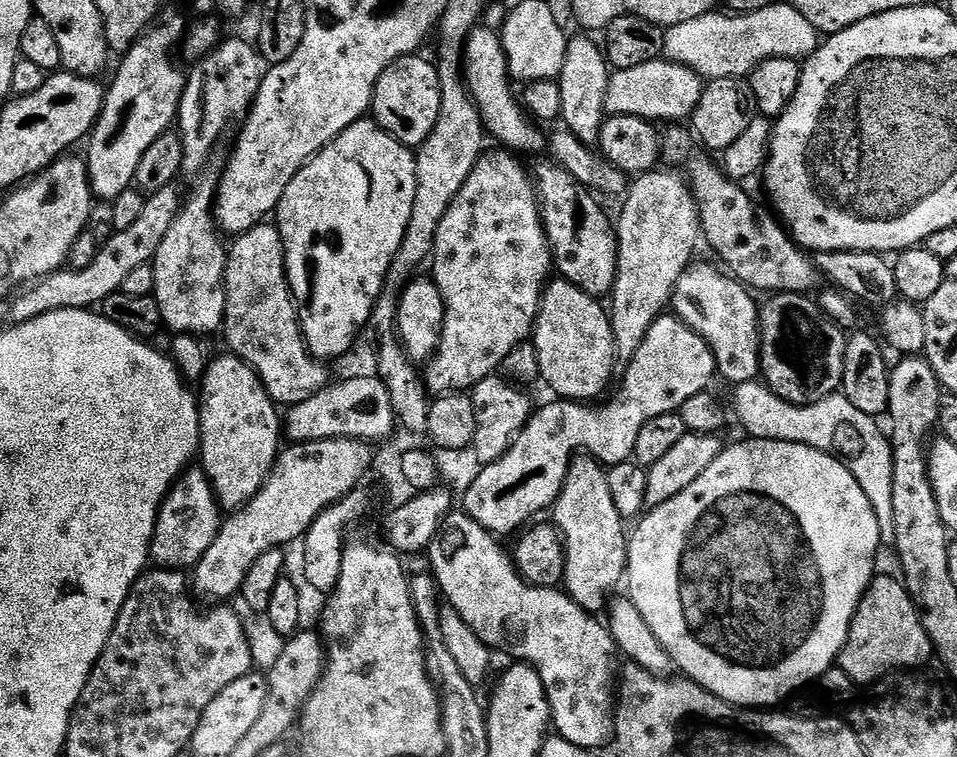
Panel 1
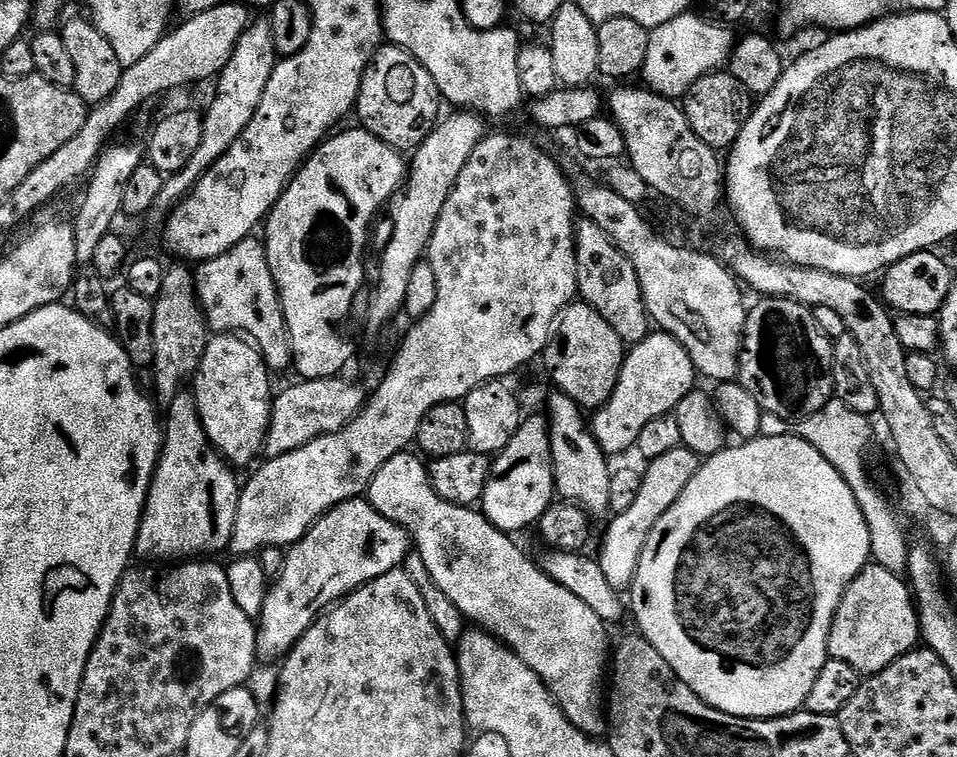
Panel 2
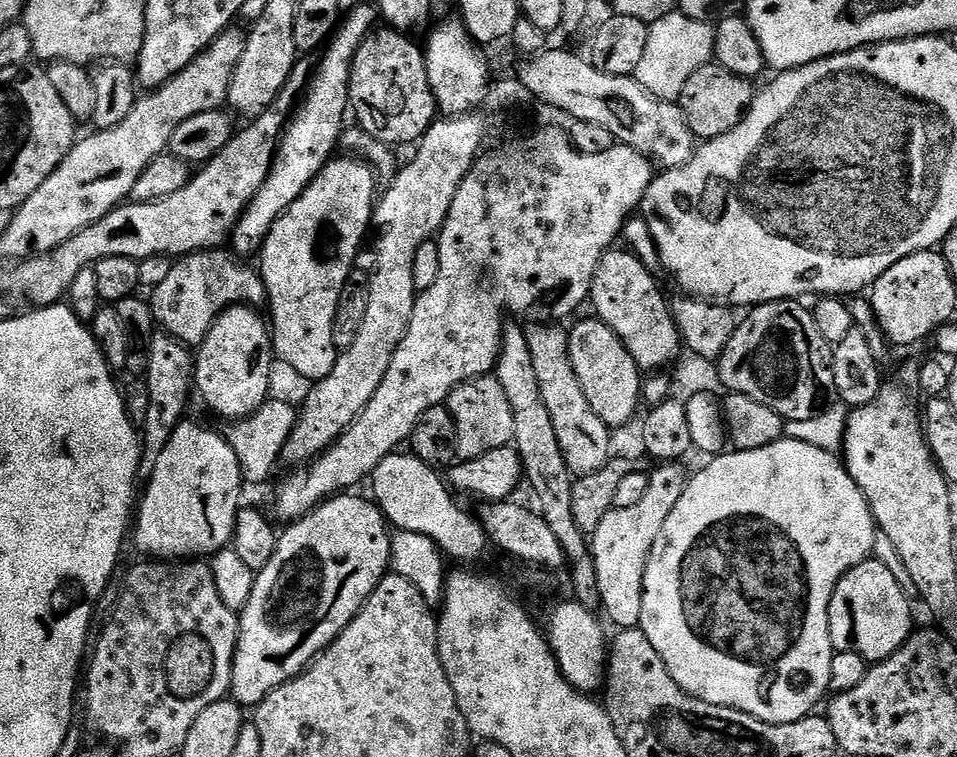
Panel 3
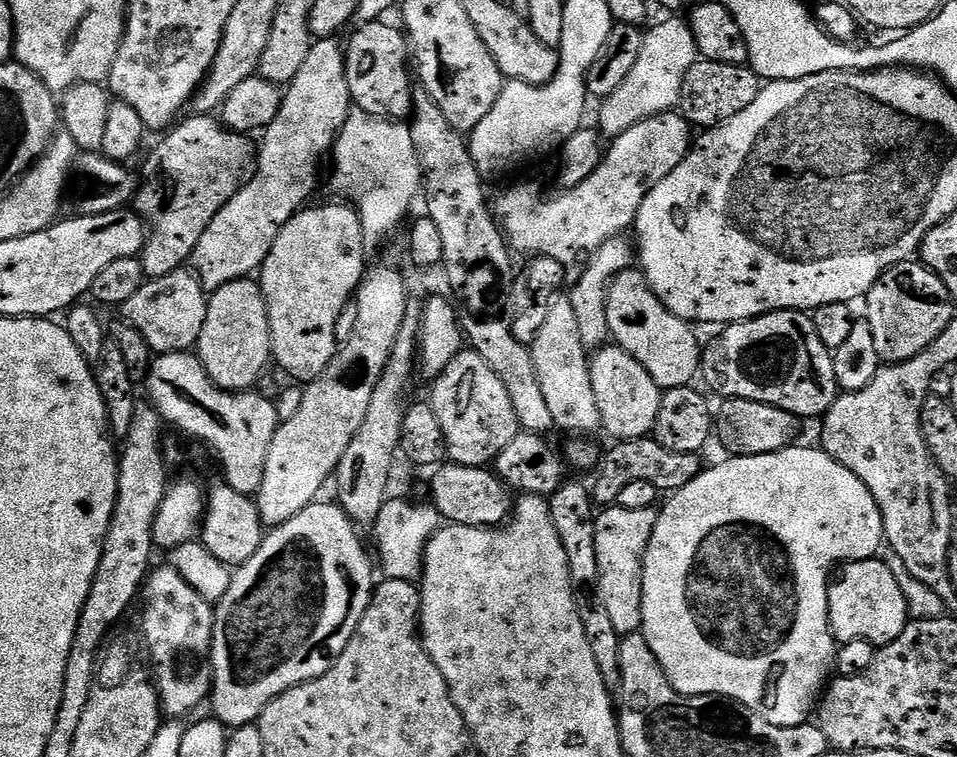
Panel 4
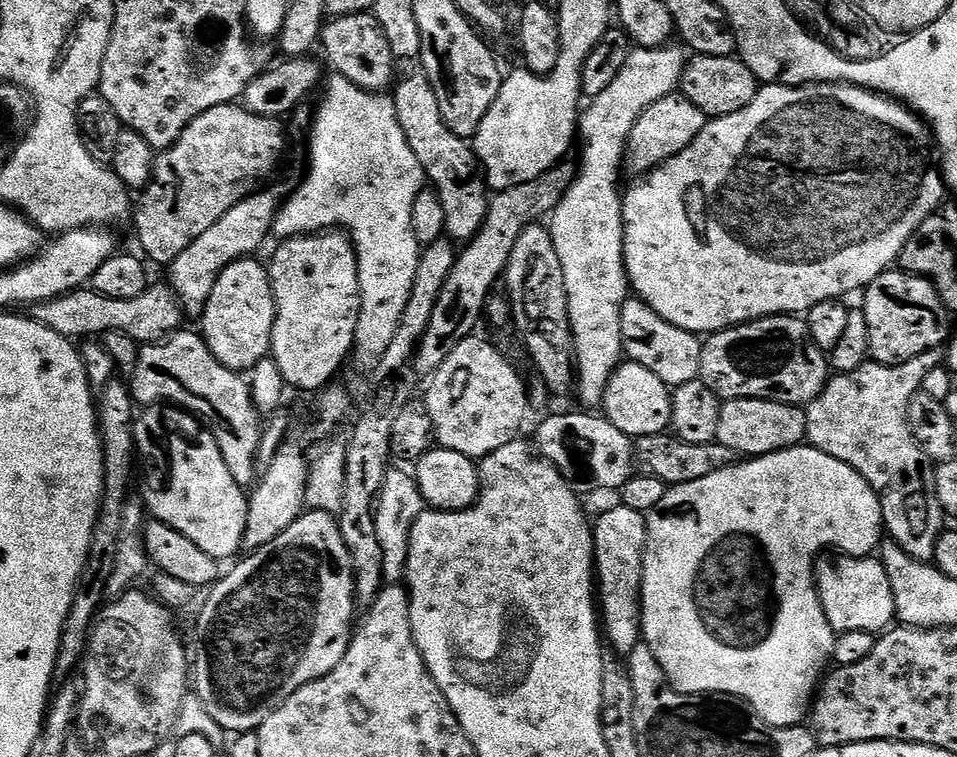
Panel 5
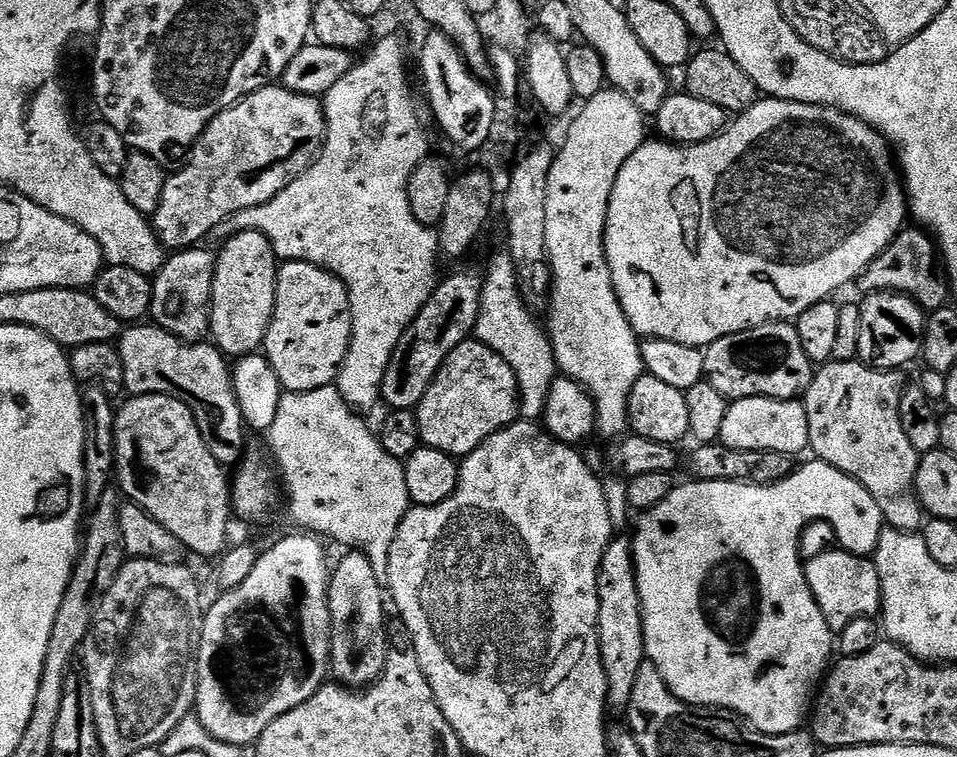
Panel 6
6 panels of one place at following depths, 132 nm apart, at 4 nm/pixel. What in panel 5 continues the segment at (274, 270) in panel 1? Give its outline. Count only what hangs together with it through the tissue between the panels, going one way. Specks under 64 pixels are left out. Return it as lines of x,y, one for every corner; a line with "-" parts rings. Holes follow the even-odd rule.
164,282
153,283
138,298
130,300
110,300
91,290
77,290
39,305
35,312
35,319
44,327
52,328
59,336
67,337
73,342
80,342
85,338
103,338
108,332
121,332
140,346
159,344
168,339
173,332
181,331
180,320
185,319
178,298

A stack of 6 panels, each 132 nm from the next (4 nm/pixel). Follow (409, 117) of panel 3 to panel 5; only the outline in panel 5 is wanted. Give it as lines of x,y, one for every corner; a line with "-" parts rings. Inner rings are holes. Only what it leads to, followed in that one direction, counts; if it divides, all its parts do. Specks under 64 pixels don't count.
368,12
329,19
320,34
319,43
322,48
324,44
323,59
332,63
331,71
354,82
354,86
364,88
367,92
383,93
393,83
390,42
386,42
386,34
382,34
382,26
378,26
376,17

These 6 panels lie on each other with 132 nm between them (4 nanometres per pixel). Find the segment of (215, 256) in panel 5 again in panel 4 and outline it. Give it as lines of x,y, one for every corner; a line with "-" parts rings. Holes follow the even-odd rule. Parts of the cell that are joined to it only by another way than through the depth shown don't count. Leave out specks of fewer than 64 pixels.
320,38
313,43
310,54
306,54
306,62
302,62
302,70
287,85
284,100
280,104
274,122
263,129
264,141
259,141
258,155
254,165
254,174
249,175
244,185
214,214
210,226
206,226
206,234
198,238
198,246
194,246
190,261
191,271
195,272
205,289
215,290
231,282
251,277
263,265
270,254
282,226
290,222
290,218
305,207
311,192
316,188
316,175
320,172
320,159
333,151
340,128
348,121
348,113
353,107
352,95
346,82
344,69
344,48
336,38

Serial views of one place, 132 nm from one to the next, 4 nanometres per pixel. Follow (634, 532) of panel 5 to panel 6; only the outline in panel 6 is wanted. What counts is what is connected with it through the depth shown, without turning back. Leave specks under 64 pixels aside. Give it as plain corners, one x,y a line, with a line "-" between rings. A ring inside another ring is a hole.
614,538
606,546
606,554
602,554
602,566
598,570
598,626
596,629
600,643
602,670
606,670
607,707
627,709
630,694
634,694
634,681
638,679
638,670
646,659
642,610
631,539

